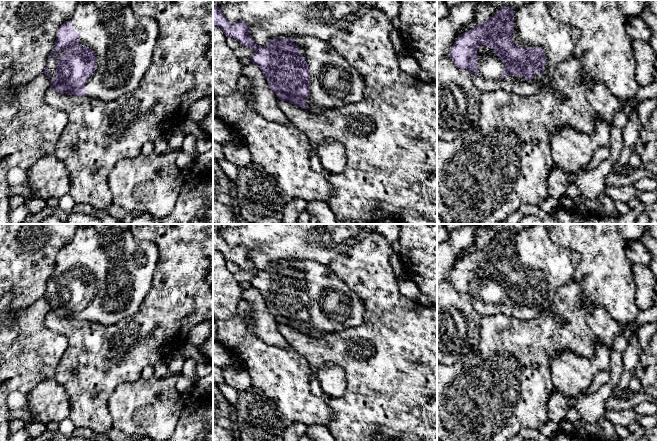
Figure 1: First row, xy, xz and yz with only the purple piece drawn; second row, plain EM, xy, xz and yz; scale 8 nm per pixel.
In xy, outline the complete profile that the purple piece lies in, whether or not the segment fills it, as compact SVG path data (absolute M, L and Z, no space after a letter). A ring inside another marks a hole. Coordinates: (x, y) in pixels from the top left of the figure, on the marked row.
M79 1L72 17L59 27L43 73L50 81L50 88L60 93L111 101L139 86L150 66L158 35L157 22L150 17L137 16L129 4L97 6L93 1Z

